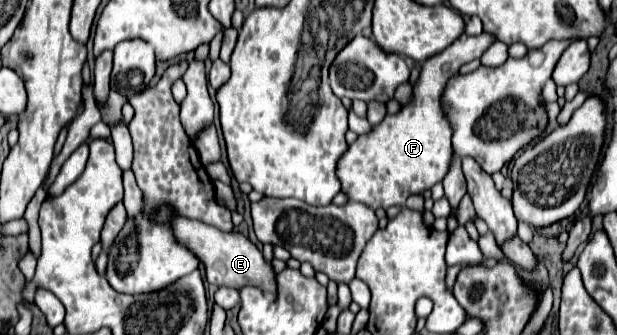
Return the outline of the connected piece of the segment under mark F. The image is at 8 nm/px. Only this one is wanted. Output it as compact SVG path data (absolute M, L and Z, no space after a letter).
M489 32L479 36L463 34L445 48L445 52L423 62L421 76L413 86L413 102L407 108L401 108L399 114L387 114L381 124L373 126L371 134L359 136L341 158L337 176L343 192L349 194L349 200L363 202L373 208L389 208L395 204L403 206L411 194L423 194L443 180L453 148L451 128L445 124L445 116L441 116L441 88L445 88L447 80L457 74L463 64L481 58L493 42L497 42L497 38Z

